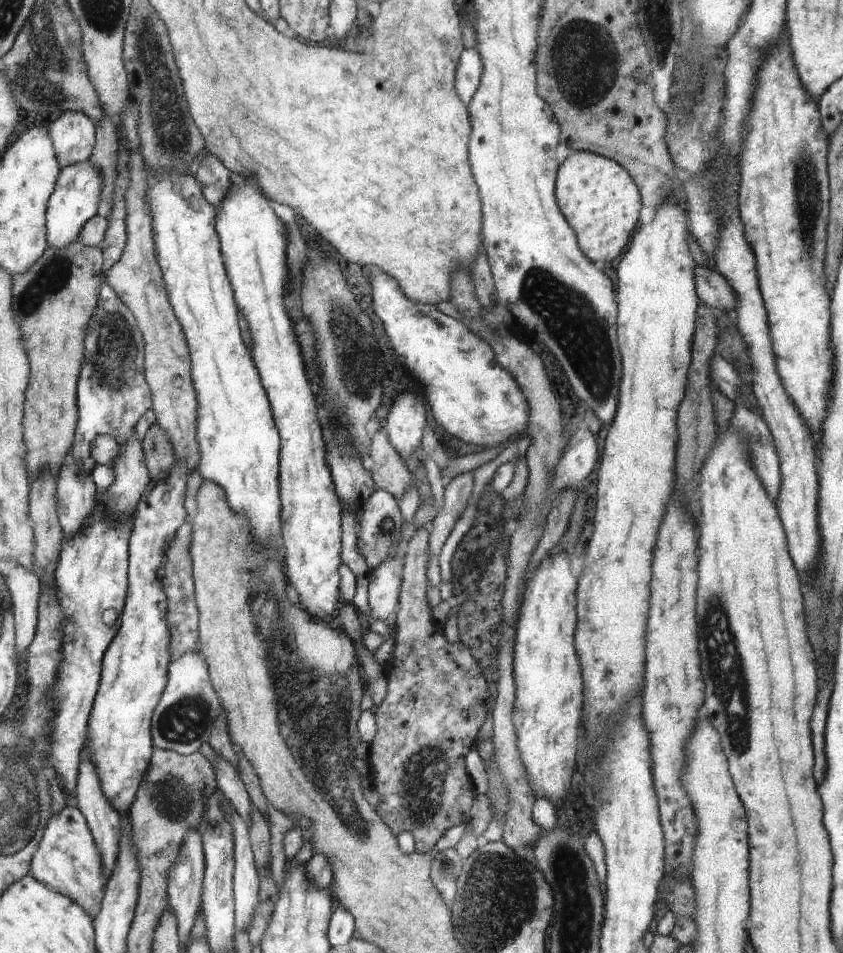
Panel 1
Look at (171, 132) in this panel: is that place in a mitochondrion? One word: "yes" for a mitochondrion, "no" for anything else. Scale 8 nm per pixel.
yes

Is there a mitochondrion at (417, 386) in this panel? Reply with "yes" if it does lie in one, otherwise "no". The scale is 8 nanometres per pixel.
no

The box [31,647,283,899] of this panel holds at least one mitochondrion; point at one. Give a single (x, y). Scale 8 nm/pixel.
(185, 720)

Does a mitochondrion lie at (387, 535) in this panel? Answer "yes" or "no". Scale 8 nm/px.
yes

